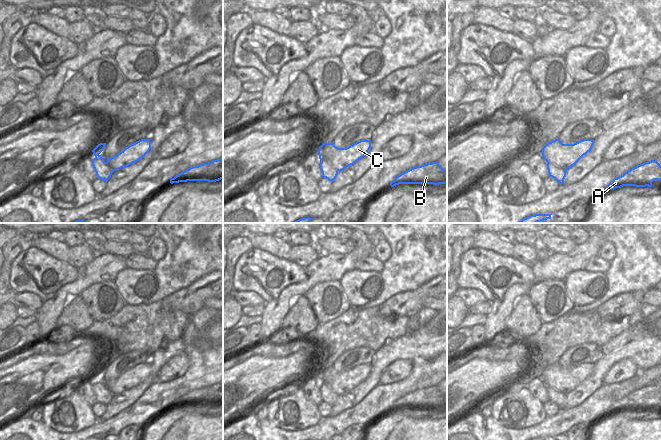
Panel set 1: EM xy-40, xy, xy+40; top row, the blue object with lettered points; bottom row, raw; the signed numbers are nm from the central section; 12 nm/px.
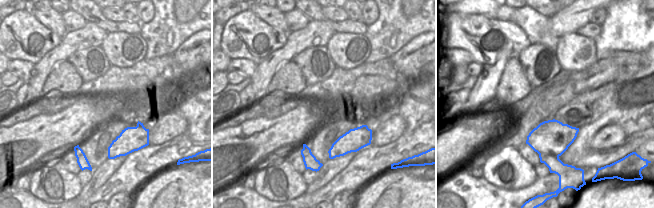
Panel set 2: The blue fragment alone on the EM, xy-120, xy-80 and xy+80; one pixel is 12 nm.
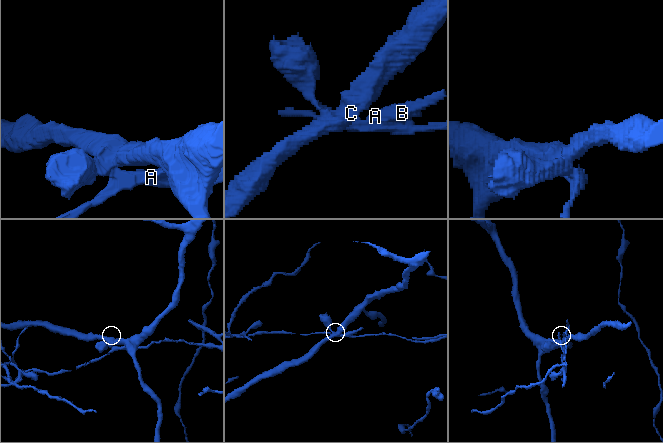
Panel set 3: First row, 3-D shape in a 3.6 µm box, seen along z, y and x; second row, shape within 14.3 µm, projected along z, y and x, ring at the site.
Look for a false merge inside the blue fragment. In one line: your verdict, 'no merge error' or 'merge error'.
merge error

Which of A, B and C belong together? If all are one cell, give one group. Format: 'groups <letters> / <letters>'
groups A B / C

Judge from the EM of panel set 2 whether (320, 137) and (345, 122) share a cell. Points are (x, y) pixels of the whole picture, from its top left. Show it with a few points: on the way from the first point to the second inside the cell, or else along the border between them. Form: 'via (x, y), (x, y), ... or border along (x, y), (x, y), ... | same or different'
via (326, 135), (339, 126) | same

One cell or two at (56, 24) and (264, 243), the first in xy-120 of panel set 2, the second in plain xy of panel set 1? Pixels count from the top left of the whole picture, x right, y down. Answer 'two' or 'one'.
one

